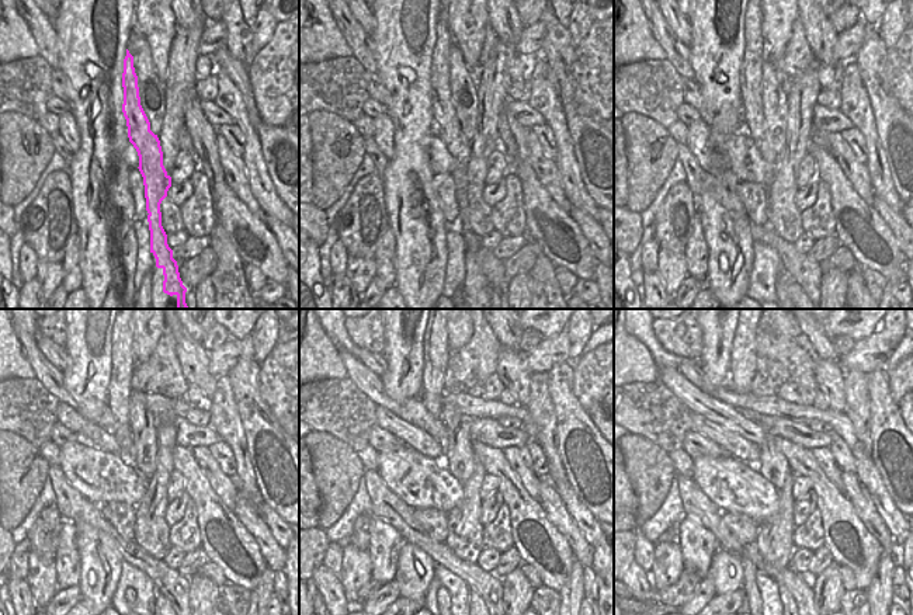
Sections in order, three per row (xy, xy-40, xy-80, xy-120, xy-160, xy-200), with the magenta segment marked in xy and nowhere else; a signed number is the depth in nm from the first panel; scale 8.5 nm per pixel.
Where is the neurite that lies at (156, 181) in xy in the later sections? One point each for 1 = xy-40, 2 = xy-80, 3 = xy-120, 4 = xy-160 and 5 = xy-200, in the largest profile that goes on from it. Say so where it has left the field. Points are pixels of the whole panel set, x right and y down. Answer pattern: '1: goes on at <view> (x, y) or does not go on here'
1: goes on at xy-40 (445, 127)
2: goes on at xy-80 (752, 63)
3: goes on at xy-120 (120, 391)
4: goes on at xy-160 (436, 337)
5: goes on at xy-200 (743, 361)

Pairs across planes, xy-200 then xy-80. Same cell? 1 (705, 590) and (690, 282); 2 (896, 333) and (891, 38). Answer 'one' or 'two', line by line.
1: one
2: one

